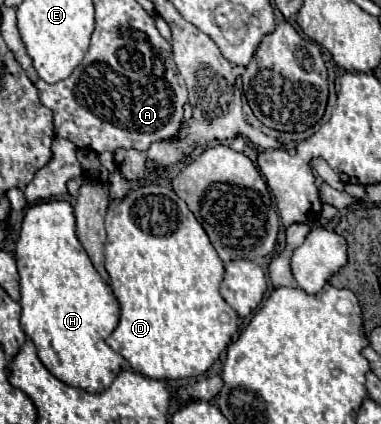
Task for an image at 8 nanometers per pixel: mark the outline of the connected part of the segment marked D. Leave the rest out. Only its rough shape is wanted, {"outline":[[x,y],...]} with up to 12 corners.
{"outline":[[171,186],[107,210],[135,372],[209,372],[237,332],[223,262]]}

